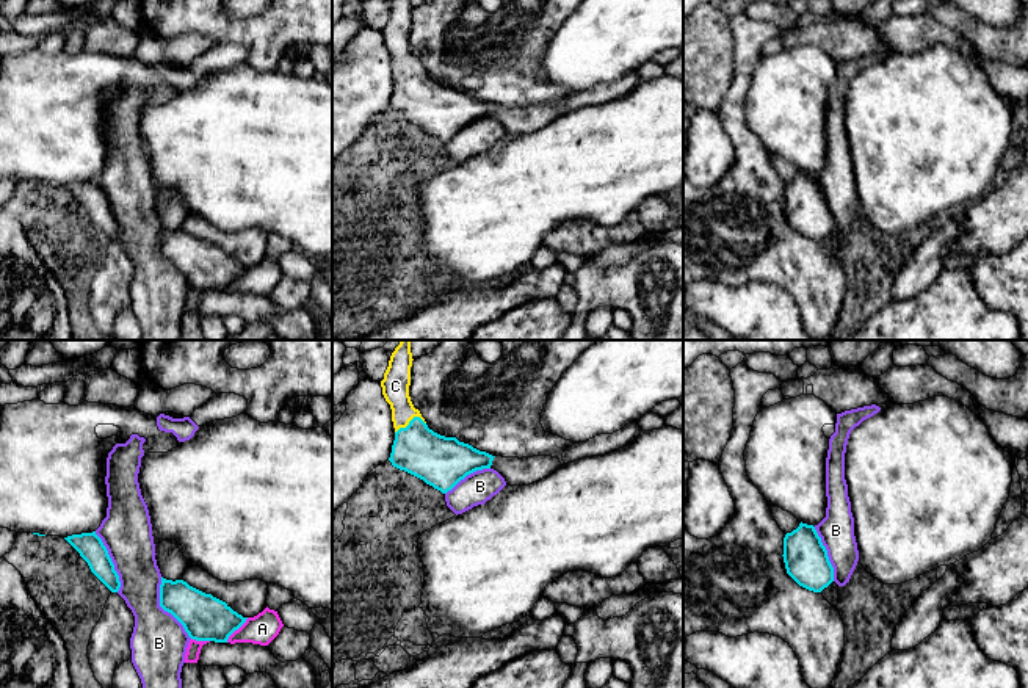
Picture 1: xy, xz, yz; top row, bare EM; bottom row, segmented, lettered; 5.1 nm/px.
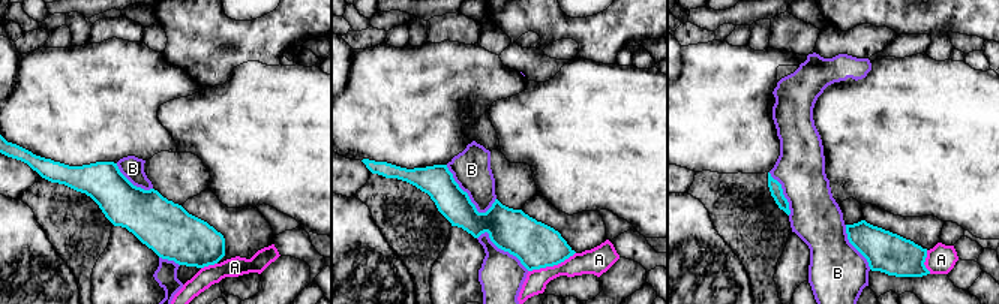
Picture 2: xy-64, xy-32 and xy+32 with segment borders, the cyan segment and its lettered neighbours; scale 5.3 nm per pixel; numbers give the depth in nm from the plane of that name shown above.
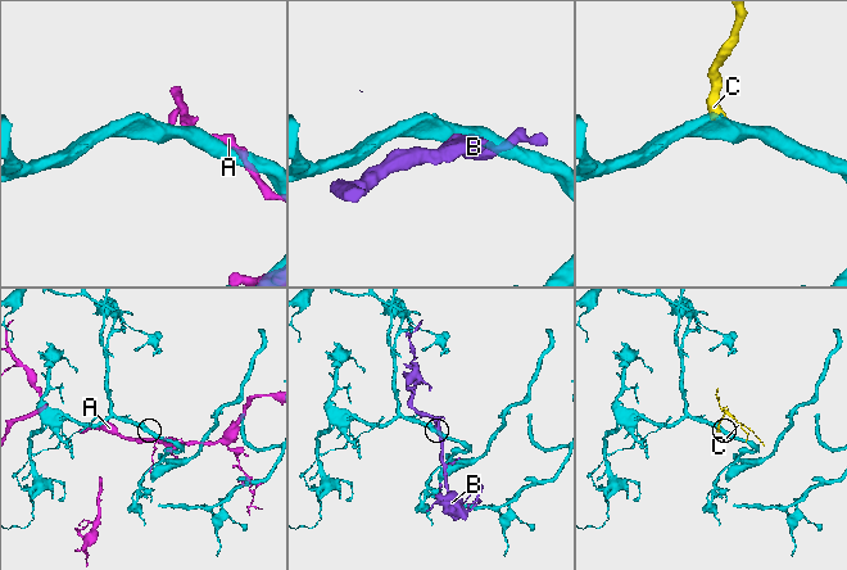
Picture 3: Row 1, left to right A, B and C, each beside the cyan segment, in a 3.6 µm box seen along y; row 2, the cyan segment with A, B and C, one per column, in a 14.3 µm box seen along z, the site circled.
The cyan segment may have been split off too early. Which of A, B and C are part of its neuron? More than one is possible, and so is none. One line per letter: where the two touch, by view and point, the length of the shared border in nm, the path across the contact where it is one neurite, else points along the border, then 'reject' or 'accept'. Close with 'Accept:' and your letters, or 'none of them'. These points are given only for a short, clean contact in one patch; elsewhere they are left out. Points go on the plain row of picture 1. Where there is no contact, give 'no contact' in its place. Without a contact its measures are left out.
A: xy (235, 278) | 170 nm | reject
B: xy (163, 257) | 360 nm | reject
C: xz (409, 71) | 170 nm | across xz (436, 108), (412, 85), (409, 71), (403, 63), (395, 35) | accept
Accept: C

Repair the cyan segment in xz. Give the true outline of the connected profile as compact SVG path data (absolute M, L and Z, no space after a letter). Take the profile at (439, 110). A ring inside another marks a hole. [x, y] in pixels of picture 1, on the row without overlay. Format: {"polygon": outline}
{"polygon": "M393 0L381 30L395 77L389 110L447 143L467 124L490 118L495 105L428 77L409 45L412 9L411 0Z"}

